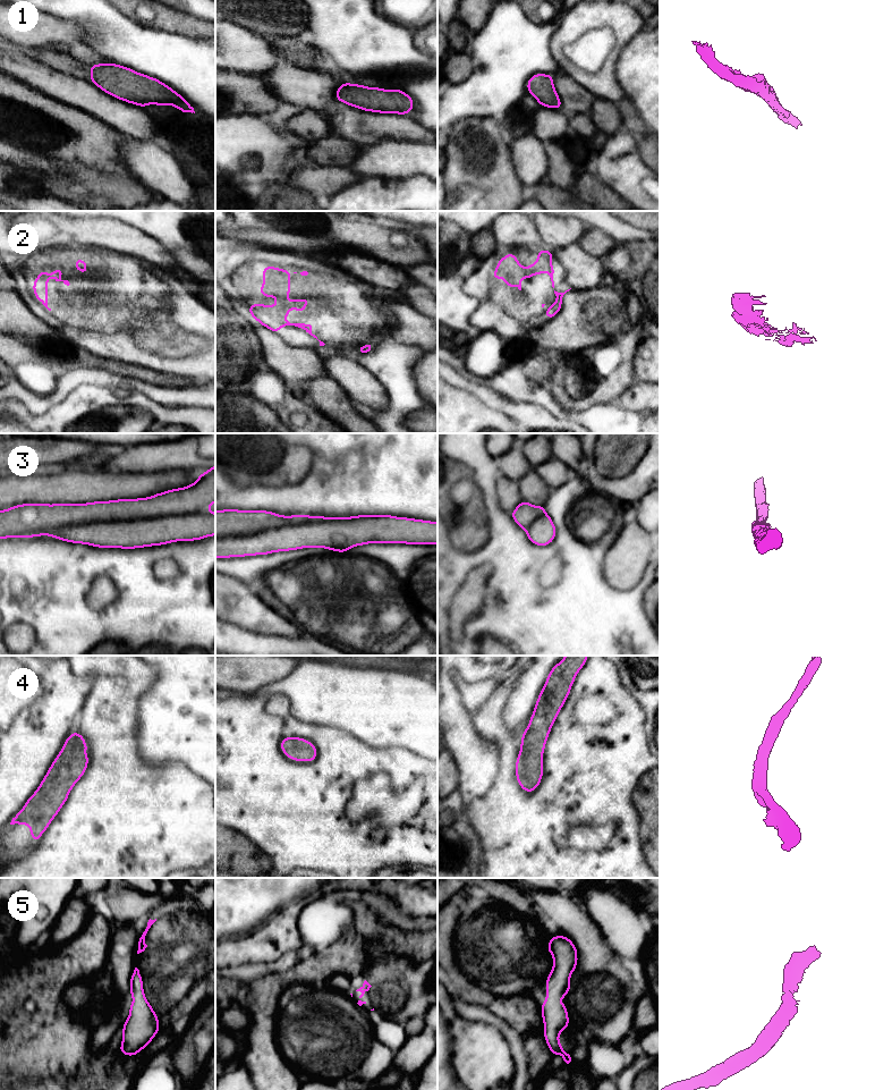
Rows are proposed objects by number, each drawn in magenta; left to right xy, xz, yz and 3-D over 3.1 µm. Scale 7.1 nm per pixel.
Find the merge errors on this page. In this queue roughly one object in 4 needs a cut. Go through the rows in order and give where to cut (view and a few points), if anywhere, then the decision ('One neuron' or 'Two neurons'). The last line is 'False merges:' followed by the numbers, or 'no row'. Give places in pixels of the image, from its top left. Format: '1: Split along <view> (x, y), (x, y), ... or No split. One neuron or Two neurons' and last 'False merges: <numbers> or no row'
1: No split. One neuron
2: No split. One neuron
3: Split along xy (205, 509), (198, 513), (75, 523), (50, 530), (43, 534). Two neurons
4: No split. One neuron
5: No split. One neuron
False merges: 3

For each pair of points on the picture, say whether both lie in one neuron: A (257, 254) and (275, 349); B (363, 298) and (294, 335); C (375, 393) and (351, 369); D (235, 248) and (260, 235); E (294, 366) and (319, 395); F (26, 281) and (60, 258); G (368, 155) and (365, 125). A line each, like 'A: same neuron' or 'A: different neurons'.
A: different neurons
B: same neuron
C: same neuron
D: different neurons
E: different neurons
F: same neuron
G: different neurons

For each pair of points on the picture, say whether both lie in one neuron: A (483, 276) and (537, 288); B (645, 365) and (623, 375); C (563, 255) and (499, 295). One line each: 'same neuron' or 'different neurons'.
A: same neuron
B: different neurons
C: different neurons

